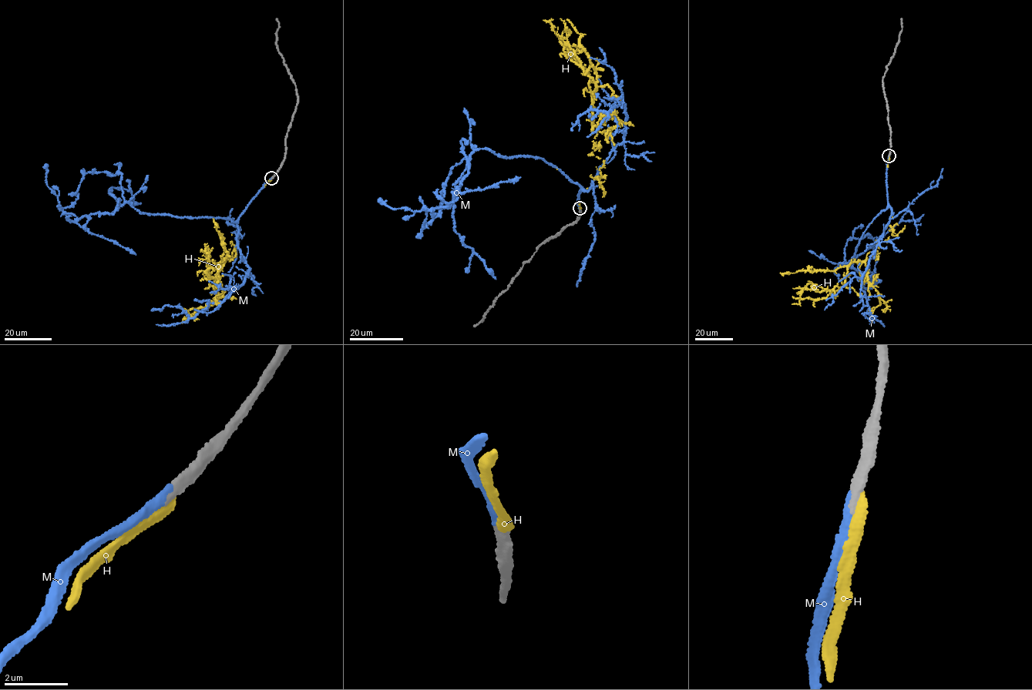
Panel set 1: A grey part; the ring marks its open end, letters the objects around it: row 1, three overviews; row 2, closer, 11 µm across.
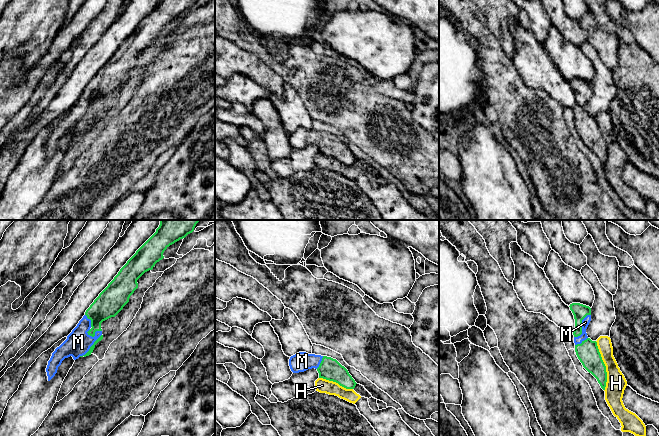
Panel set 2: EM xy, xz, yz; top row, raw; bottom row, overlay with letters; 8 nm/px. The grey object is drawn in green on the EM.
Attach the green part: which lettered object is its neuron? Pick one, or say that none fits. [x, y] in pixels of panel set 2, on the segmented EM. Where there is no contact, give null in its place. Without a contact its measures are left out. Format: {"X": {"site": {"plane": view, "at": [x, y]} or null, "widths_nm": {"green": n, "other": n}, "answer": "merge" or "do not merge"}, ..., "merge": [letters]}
{"H": {"site": {"plane": "yz", "at": [605, 366]}, "widths_nm": {"green": 180, "other": 160}, "answer": "do not merge"}, "M": {"site": {"plane": "yz", "at": [581, 326]}, "widths_nm": {"green": 120, "other": 60}, "answer": "merge"}, "merge": ["M"]}

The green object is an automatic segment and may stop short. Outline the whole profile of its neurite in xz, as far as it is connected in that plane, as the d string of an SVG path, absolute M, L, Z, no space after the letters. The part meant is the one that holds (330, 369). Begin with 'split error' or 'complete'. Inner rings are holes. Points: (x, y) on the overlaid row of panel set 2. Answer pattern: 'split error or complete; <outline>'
split error; M299 352L290 357L289 366L293 373L315 368L319 378L336 382L346 389L354 389L357 384L348 370L331 357Z

